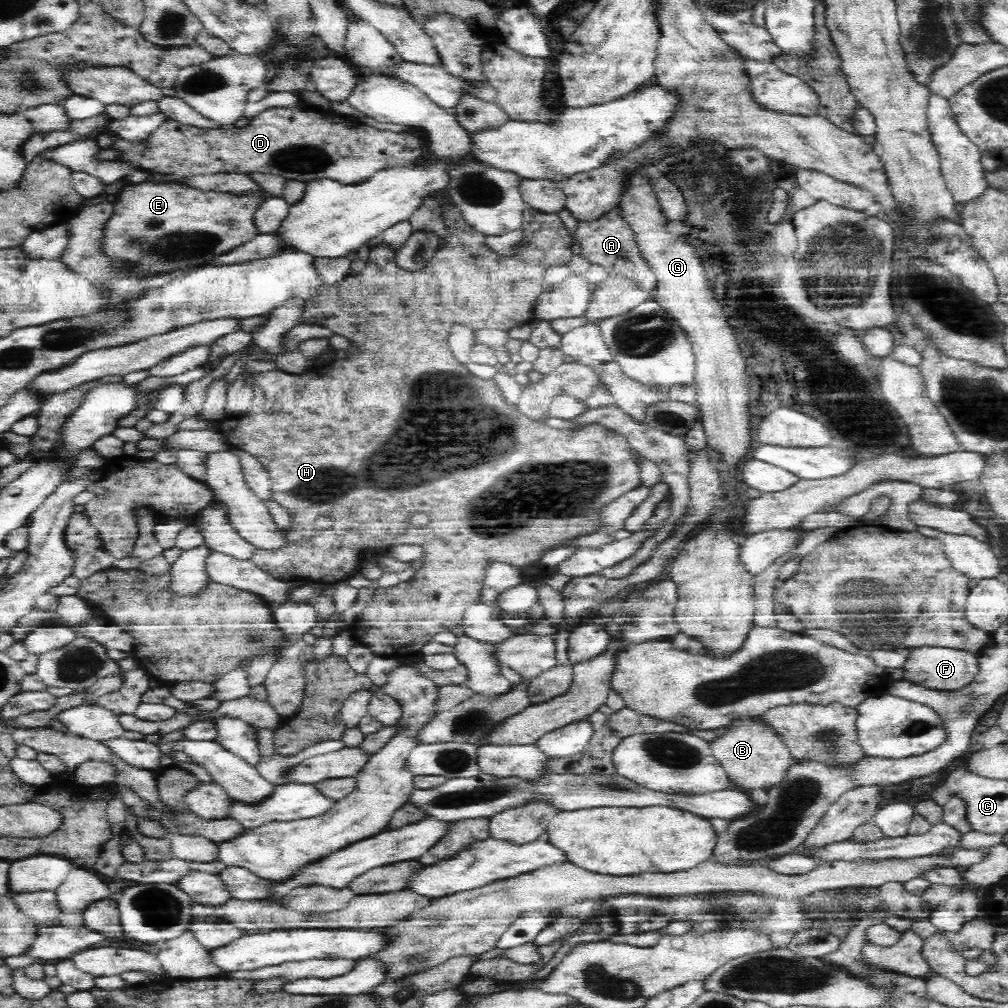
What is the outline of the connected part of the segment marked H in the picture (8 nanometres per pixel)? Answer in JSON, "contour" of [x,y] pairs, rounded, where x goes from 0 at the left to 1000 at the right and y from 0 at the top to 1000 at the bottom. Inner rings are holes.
{"contour":[[[443,197],[439,199],[436,214],[440,219],[442,232],[440,232],[440,236],[438,236],[436,246],[427,257],[427,261],[423,263],[423,266],[419,266],[419,268],[403,268],[403,266],[399,266],[392,259],[395,244],[381,242],[378,245],[373,245],[368,249],[362,250],[364,263],[363,267],[358,271],[347,272],[344,276],[341,276],[340,280],[331,283],[317,284],[313,294],[304,299],[304,306],[298,315],[299,320],[323,324],[333,332],[343,335],[343,338],[346,340],[345,347],[333,350],[329,357],[314,360],[298,371],[281,370],[274,367],[252,371],[250,407],[239,412],[230,412],[228,415],[220,418],[216,425],[219,430],[223,430],[230,446],[246,449],[260,459],[260,462],[268,471],[269,494],[276,498],[276,500],[279,500],[284,505],[284,508],[286,508],[286,513],[288,513],[286,522],[277,524],[278,532],[280,532],[281,536],[280,542],[276,542],[276,544],[255,544],[254,542],[254,546],[246,554],[247,558],[250,558],[250,560],[258,563],[266,571],[278,576],[293,575],[332,578],[336,575],[343,575],[352,569],[353,566],[356,566],[358,549],[363,544],[382,546],[386,542],[399,538],[419,543],[420,562],[413,565],[412,571],[387,583],[372,583],[370,594],[365,596],[363,603],[357,608],[357,613],[352,617],[348,617],[344,624],[353,637],[365,642],[367,648],[375,651],[391,652],[396,655],[404,654],[411,649],[417,648],[420,641],[427,637],[431,630],[407,631],[409,627],[401,627],[401,631],[381,631],[381,629],[377,629],[376,624],[379,621],[379,617],[387,621],[387,623],[383,623],[385,627],[399,629],[397,621],[401,621],[401,619],[397,619],[397,616],[393,615],[444,613],[446,617],[452,617],[452,619],[442,621],[442,625],[454,631],[460,630],[461,621],[459,615],[464,607],[464,601],[468,601],[468,598],[476,596],[476,589],[479,587],[478,577],[484,571],[488,559],[509,561],[509,563],[516,567],[516,570],[524,579],[526,577],[540,577],[540,575],[554,570],[554,563],[540,565],[538,552],[542,548],[550,546],[550,544],[561,542],[563,537],[571,536],[576,532],[583,532],[595,526],[598,522],[599,503],[606,501],[618,490],[623,490],[626,486],[637,481],[633,461],[625,453],[625,449],[623,449],[624,440],[617,433],[612,433],[600,427],[597,423],[589,421],[581,422],[579,427],[571,429],[568,427],[551,427],[542,421],[527,419],[512,406],[512,402],[507,402],[501,398],[489,376],[479,376],[467,370],[462,360],[456,360],[450,354],[450,350],[446,348],[446,343],[443,341],[445,333],[444,325],[449,320],[460,320],[472,327],[492,325],[494,327],[505,328],[507,325],[527,321],[531,317],[530,308],[532,300],[534,300],[536,293],[541,290],[539,277],[542,269],[546,264],[563,263],[571,248],[569,235],[563,232],[554,211],[539,211],[525,204],[520,207],[520,220],[534,220],[534,226],[528,228],[528,232],[522,234],[521,240],[523,241],[518,255],[510,256],[498,255],[486,249],[481,239],[482,232],[472,230],[472,227],[469,227],[462,220],[458,209],[448,199]],[[337,466],[347,466],[349,468],[349,478],[343,478]],[[490,470],[494,470],[498,474],[496,476],[498,482],[490,482]],[[407,508],[421,508],[425,512],[425,518],[416,523],[403,521],[401,514]],[[321,513],[326,516],[325,522],[316,521],[317,516]]]}

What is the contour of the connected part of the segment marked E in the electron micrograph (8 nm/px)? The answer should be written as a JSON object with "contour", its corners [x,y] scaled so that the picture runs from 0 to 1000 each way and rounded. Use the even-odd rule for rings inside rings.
{"contour":[[[145,180],[129,183],[119,191],[114,200],[114,211],[103,222],[99,238],[95,238],[95,247],[105,255],[107,263],[113,263],[123,276],[145,278],[151,274],[165,273],[170,270],[187,271],[198,264],[212,263],[214,256],[242,241],[248,240],[254,233],[250,218],[256,208],[268,195],[267,188],[256,187],[252,190],[218,190],[217,188],[198,188],[183,181]]]}

